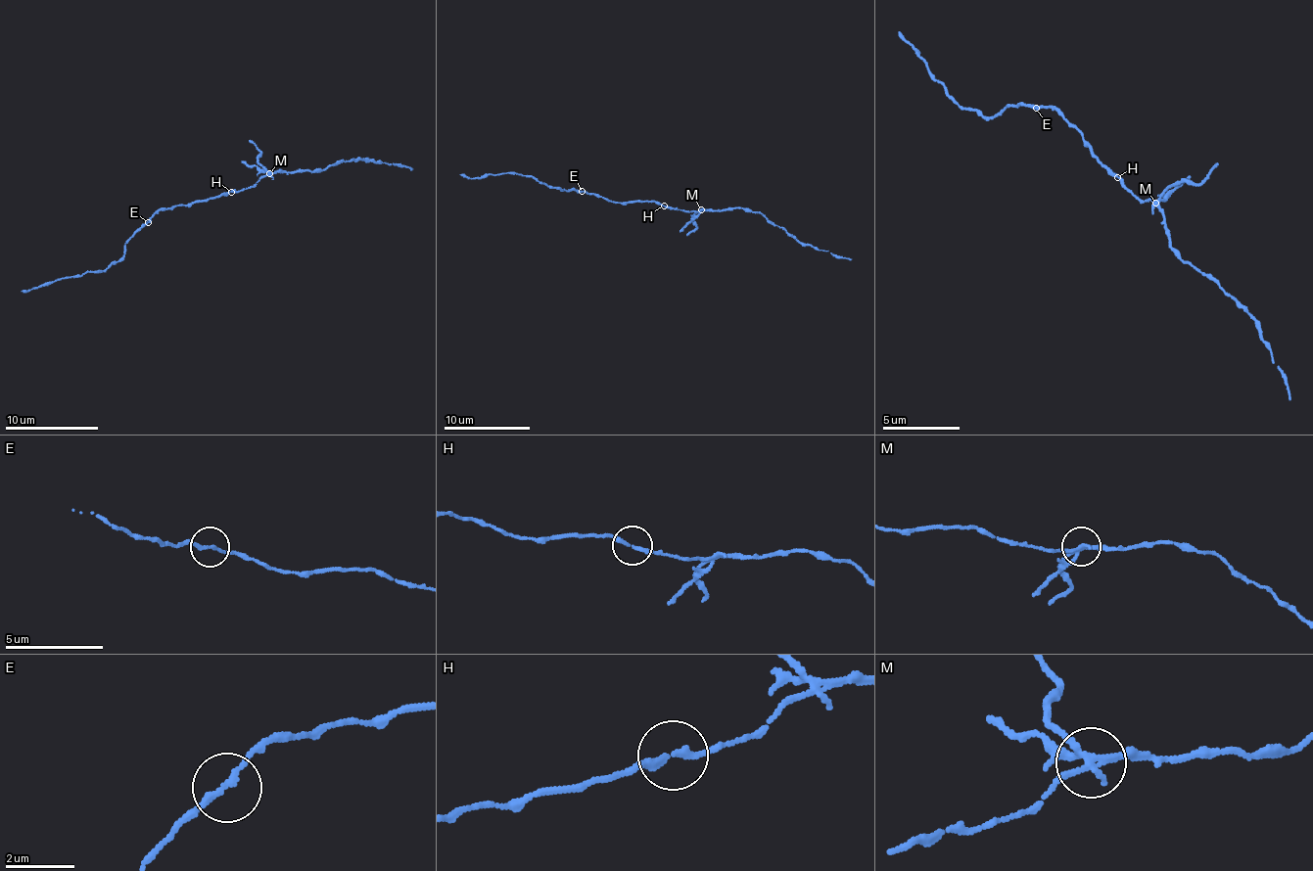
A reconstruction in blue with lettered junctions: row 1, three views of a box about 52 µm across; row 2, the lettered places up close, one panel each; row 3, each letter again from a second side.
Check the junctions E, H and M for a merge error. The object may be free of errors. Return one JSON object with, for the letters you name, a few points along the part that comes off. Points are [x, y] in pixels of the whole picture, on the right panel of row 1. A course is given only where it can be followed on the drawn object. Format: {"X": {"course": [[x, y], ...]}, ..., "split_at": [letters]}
{"M": {"course": [[1156, 202], [1173, 185], [1204, 183], [1217, 163]]}, "split_at": ["M"]}

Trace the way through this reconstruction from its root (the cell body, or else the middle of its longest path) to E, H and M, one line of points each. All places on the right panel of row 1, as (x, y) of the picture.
E: (1101, 163), (1098, 156), (1093, 157), (1079, 130), (1069, 124), (1058, 109), (1053, 105), (1035, 108)
H: (1101, 163), (1116, 177)
M: (1101, 163), (1106, 171), (1116, 175), (1123, 188), (1140, 202), (1156, 202)

